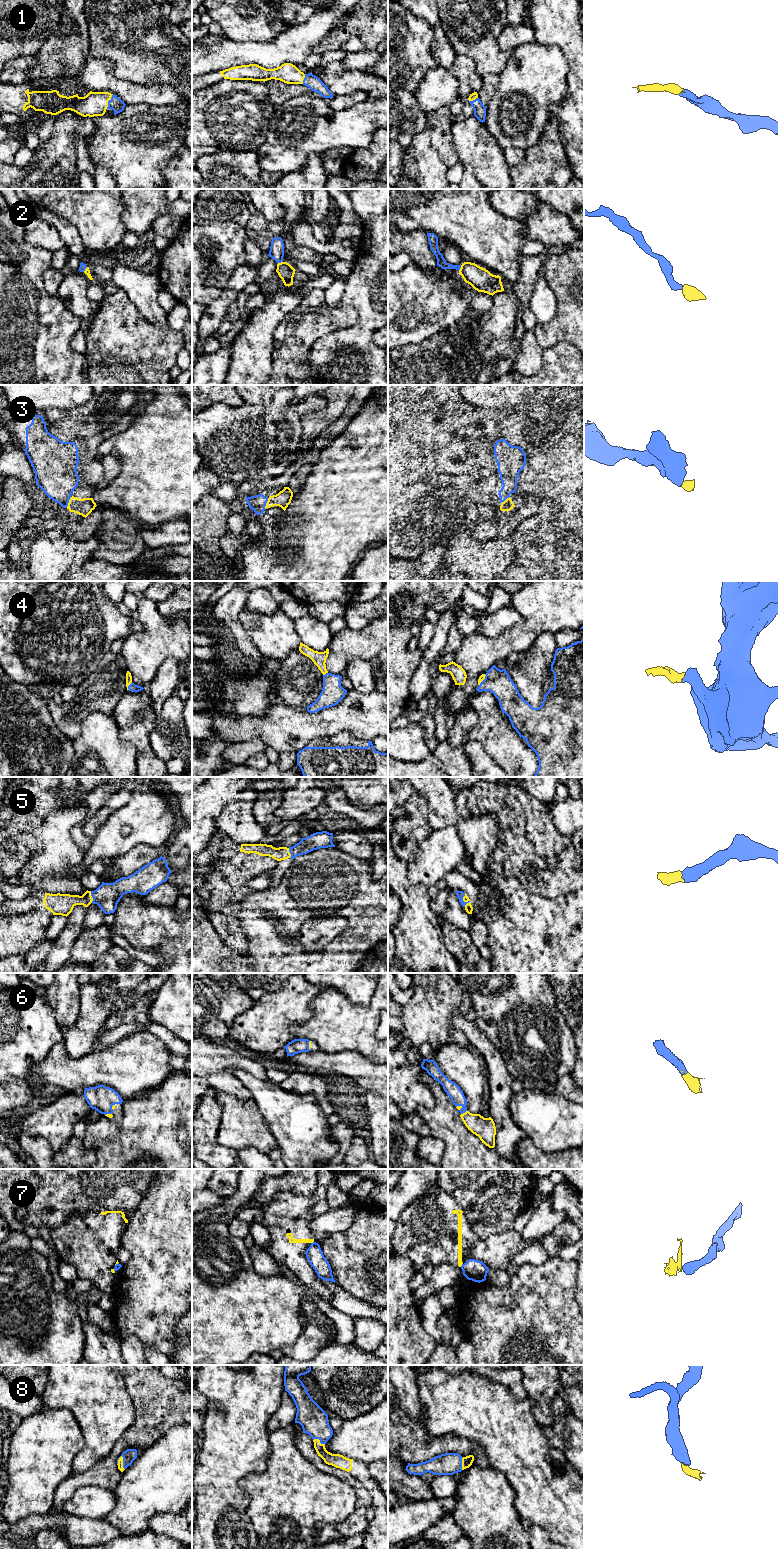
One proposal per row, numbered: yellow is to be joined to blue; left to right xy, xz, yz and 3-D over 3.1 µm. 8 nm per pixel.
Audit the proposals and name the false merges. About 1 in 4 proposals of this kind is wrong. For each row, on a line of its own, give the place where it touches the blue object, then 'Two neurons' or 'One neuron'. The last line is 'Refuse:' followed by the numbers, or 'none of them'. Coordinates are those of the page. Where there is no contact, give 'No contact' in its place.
1: Touches blue at xy (108, 101). One neuron
2: Touches blue at xz (280, 262). One neuron
3: Touches blue at xy (68, 502). One neuron
4: Touches blue at xy (128, 686). One neuron
5: Touches blue at xy (92, 897). One neuron
6: Touches blue at yz (463, 1112). One neuron
7: Touches blue at yz (462, 1265). Two neurons
8: Touches blue at xy (123, 1462). One neuron
Refuse: 7

